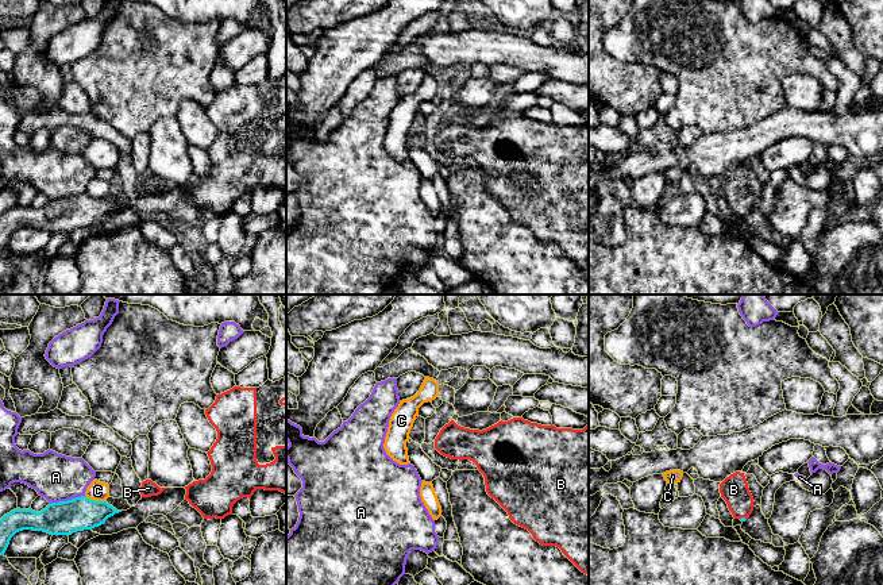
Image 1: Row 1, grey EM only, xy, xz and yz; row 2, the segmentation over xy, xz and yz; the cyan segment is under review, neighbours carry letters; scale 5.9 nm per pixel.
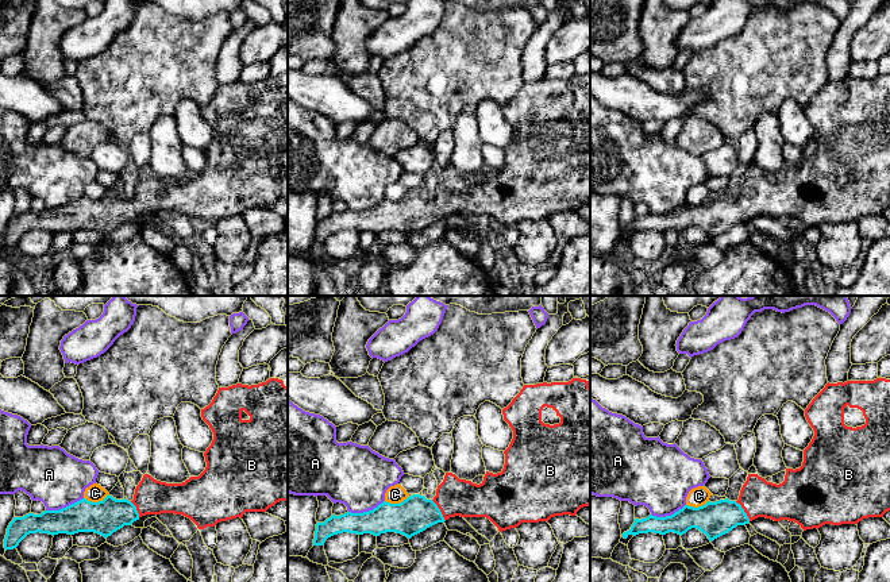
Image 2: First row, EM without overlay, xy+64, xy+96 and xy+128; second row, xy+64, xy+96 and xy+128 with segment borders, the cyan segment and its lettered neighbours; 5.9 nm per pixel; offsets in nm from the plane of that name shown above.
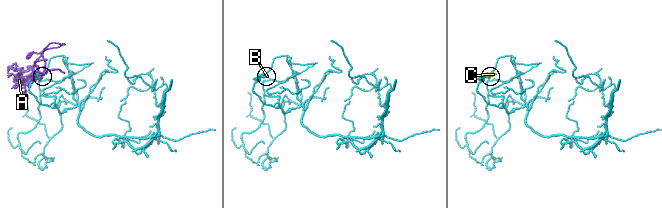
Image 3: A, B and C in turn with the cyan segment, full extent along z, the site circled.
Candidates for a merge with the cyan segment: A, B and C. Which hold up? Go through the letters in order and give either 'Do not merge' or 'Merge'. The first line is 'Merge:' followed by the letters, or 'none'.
Merge: B
A: Do not merge
B: Merge
C: Do not merge

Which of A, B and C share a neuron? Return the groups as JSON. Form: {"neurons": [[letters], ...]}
{"neurons": [["A"], ["B"], ["C"]]}

